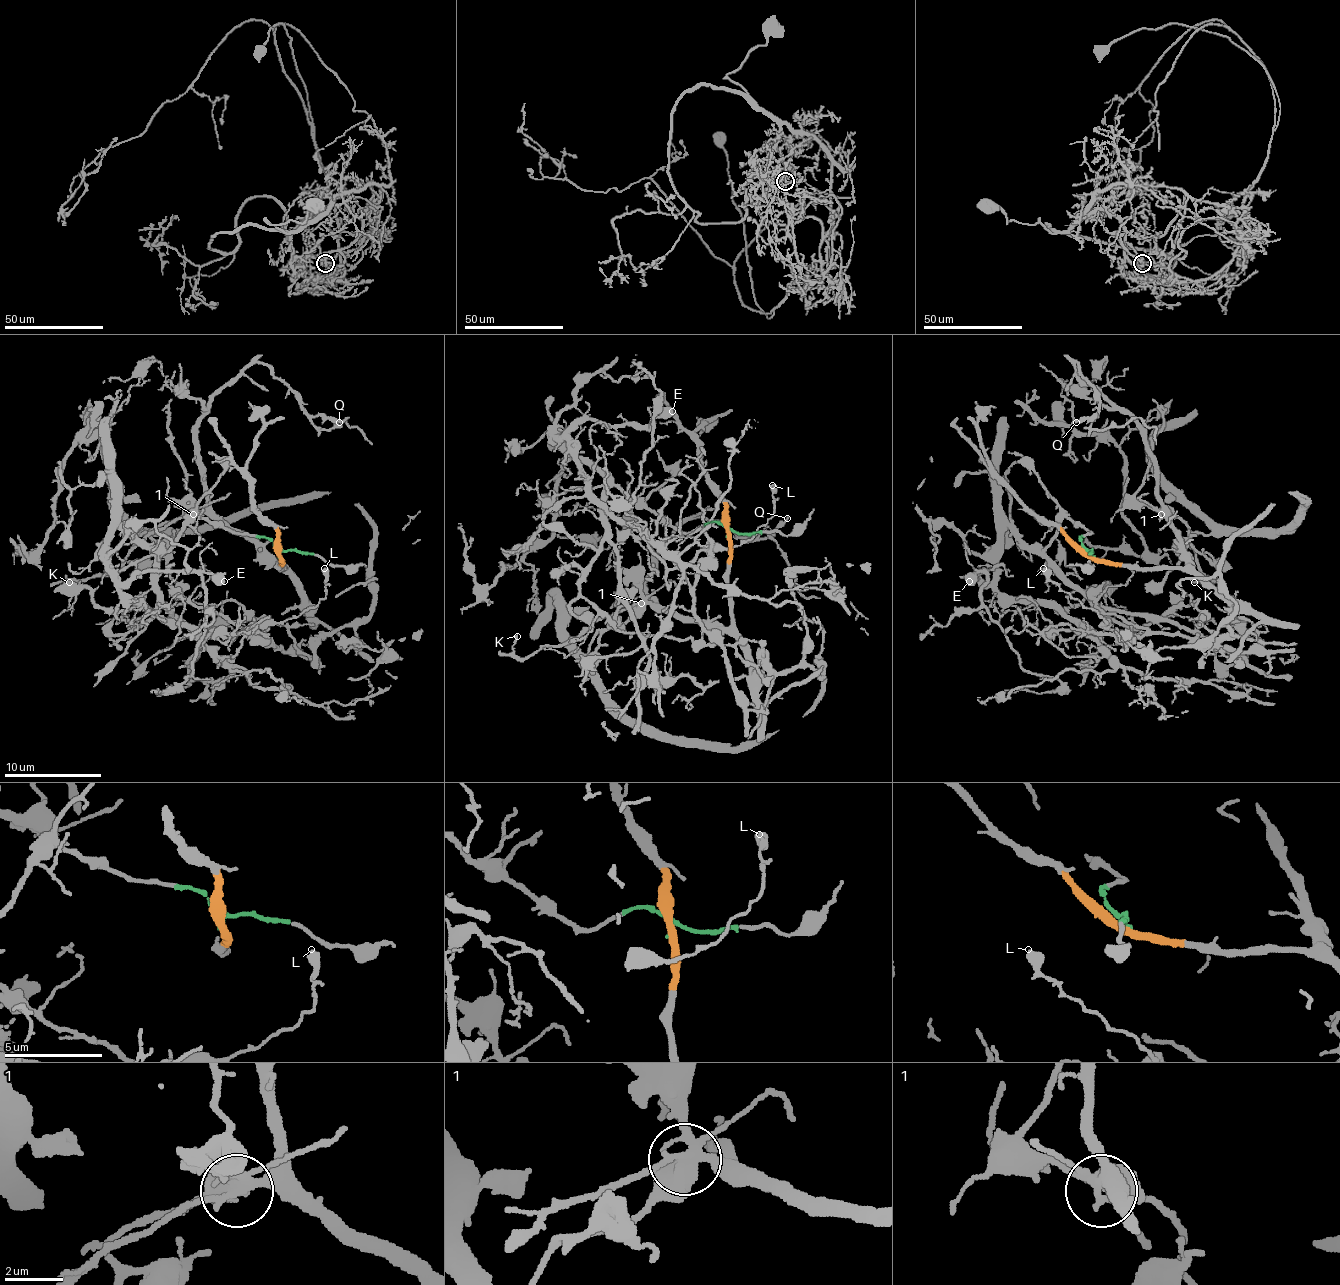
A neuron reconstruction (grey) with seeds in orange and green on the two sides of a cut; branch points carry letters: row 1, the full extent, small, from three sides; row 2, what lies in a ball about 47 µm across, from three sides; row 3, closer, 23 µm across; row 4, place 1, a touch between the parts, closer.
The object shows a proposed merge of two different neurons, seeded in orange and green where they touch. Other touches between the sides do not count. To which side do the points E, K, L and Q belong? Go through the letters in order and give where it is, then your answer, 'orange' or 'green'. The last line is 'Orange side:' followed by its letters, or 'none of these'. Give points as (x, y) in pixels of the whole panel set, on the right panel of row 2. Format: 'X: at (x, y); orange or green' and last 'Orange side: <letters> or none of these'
E: at (969, 581); green
K: at (1194, 582); orange
L: at (1043, 568); green
Q: at (1076, 422); orange
Orange side: K, Q

